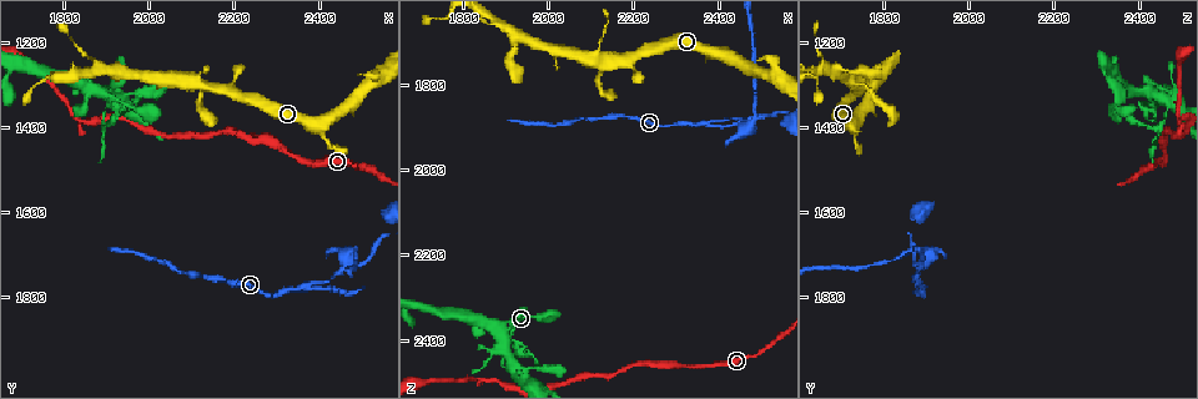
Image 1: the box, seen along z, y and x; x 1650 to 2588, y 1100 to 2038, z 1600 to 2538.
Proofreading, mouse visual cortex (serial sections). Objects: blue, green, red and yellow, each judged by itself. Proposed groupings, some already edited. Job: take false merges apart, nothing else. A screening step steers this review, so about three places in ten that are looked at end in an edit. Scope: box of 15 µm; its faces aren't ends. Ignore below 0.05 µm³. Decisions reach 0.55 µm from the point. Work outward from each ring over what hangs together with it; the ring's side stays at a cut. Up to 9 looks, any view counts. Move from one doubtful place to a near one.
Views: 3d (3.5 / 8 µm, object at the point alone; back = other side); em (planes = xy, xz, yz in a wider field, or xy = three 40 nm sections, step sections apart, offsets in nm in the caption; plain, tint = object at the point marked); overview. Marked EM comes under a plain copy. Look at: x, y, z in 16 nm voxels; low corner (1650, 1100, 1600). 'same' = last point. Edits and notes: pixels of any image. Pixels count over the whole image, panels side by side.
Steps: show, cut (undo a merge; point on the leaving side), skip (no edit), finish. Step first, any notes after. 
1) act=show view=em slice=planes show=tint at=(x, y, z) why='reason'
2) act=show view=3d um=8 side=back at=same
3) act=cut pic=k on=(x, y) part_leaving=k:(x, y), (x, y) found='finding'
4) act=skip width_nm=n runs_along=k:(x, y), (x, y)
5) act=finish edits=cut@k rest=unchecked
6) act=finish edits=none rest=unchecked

act=show view=3d um=8 at=(2360, 1775, 1890) why='branch point'

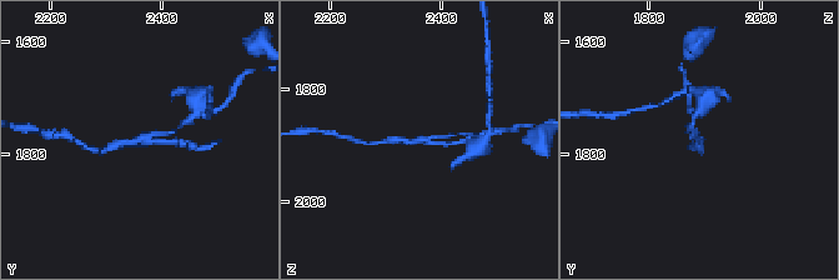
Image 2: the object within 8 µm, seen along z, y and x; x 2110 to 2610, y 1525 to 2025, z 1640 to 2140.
act=show view=3d um=3.5 at=(2360, 1775, 1895)

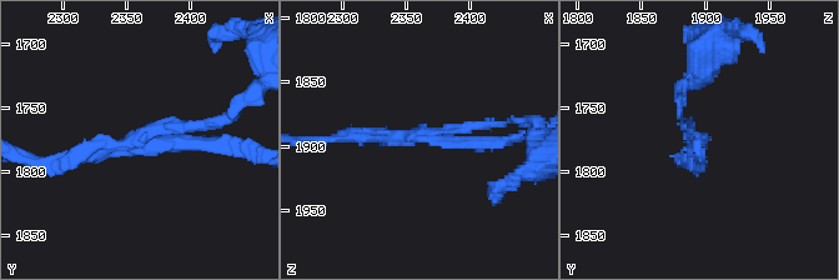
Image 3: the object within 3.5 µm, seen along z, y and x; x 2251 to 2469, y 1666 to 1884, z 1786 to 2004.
act=show view=em slice=xy step=5 show=tint at=(2360, 1774, 1892) why='now the EM'

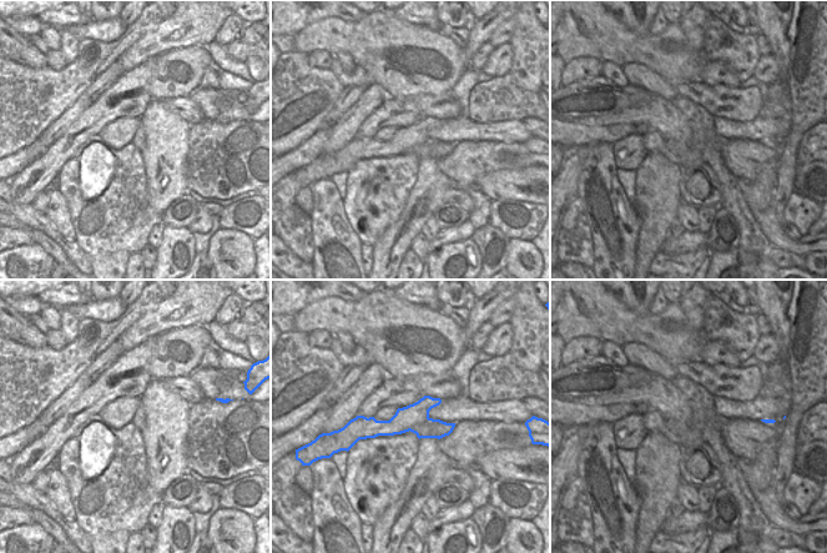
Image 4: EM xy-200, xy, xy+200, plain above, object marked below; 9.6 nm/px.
act=cut pic=3 on=(202, 125) found='two cells meet here'

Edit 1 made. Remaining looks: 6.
act=show view=overview why='redraw'

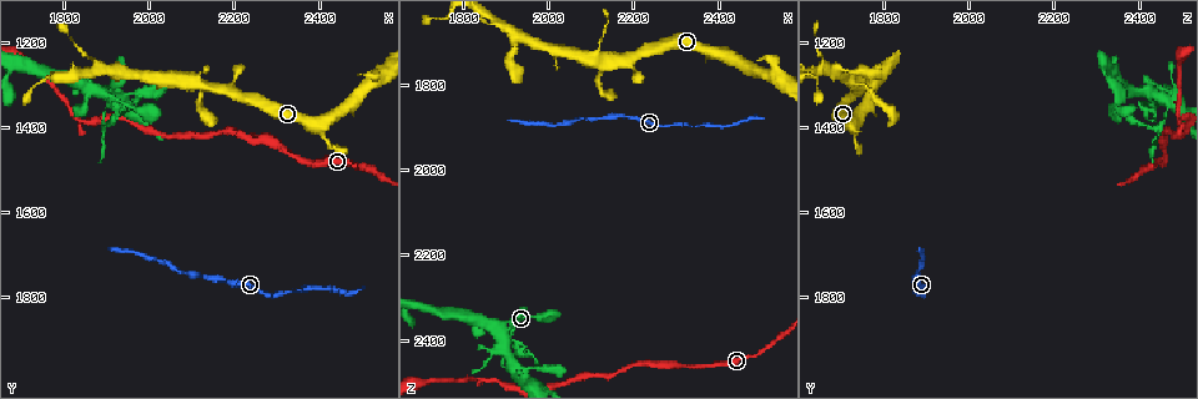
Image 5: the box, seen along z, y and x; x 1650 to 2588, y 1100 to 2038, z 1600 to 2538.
act=show view=3d um=3.5 side=back at=(2400, 1390, 1725) why='a fork'

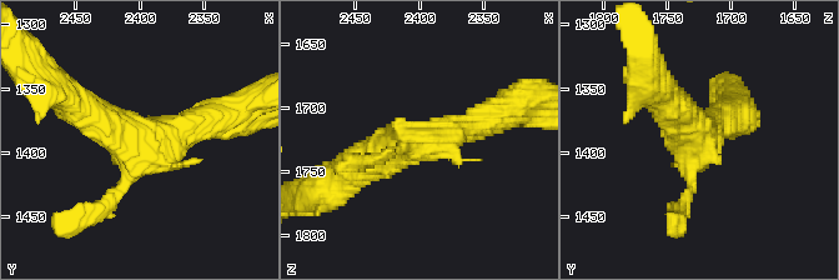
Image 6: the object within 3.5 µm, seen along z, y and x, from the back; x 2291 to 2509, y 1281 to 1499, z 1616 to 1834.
act=show view=em slice=xy step=1 show=tint at=(2396, 1386, 1722) why='now the EM'

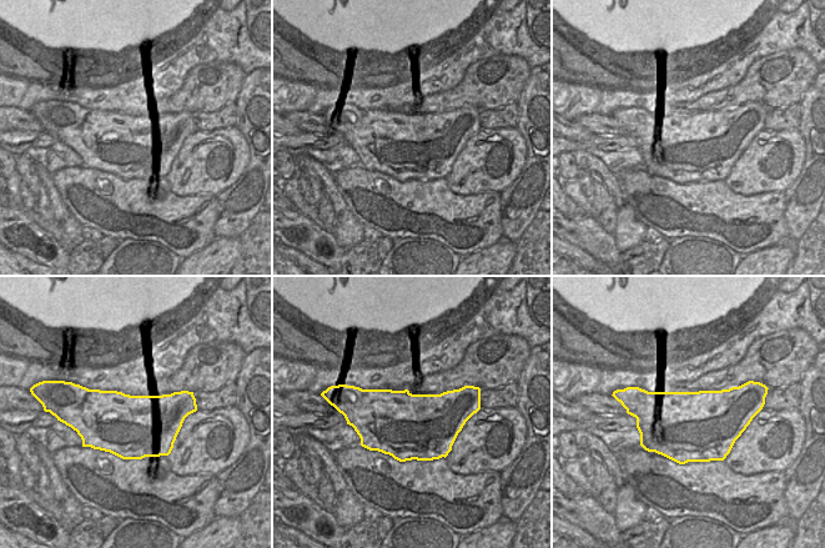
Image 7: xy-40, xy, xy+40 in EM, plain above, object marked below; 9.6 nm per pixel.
act=show view=em slice=xy step=3 show=tint at=same

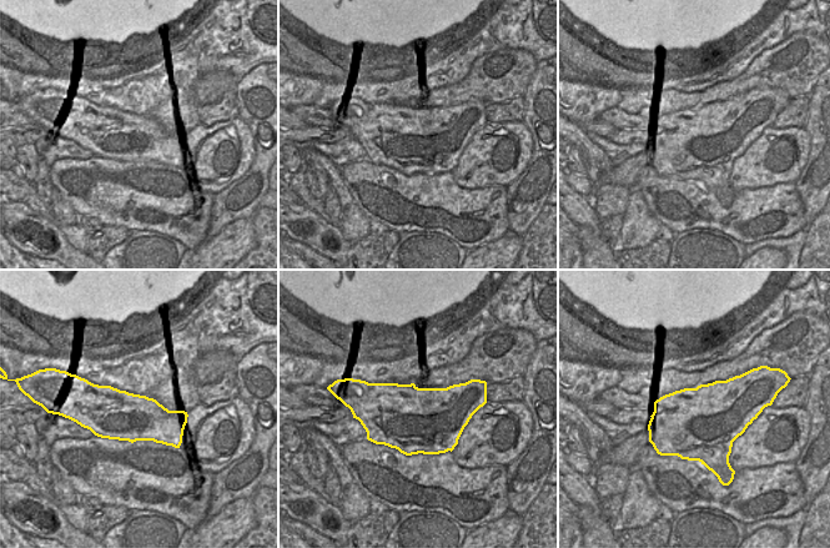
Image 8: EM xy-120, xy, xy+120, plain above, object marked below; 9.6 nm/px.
act=skip runs_along=6:(513, 106), (356, 166) found='continuous, no second cell'

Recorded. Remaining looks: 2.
act=show view=3d um=8 at=(1835, 1390, 2495) why='a narrow waist'

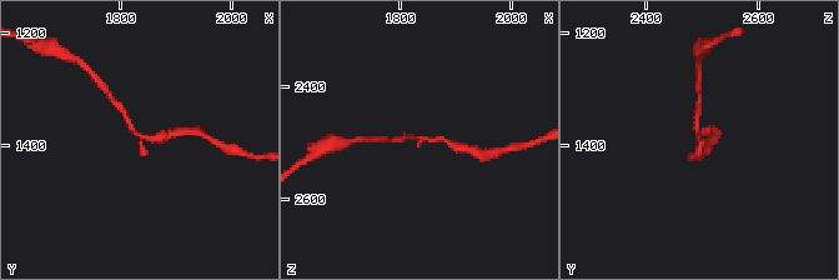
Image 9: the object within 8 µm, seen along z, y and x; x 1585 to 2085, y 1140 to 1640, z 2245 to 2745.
act=show view=em slice=xy step=3 show=tint at=(1835, 1385, 2490)

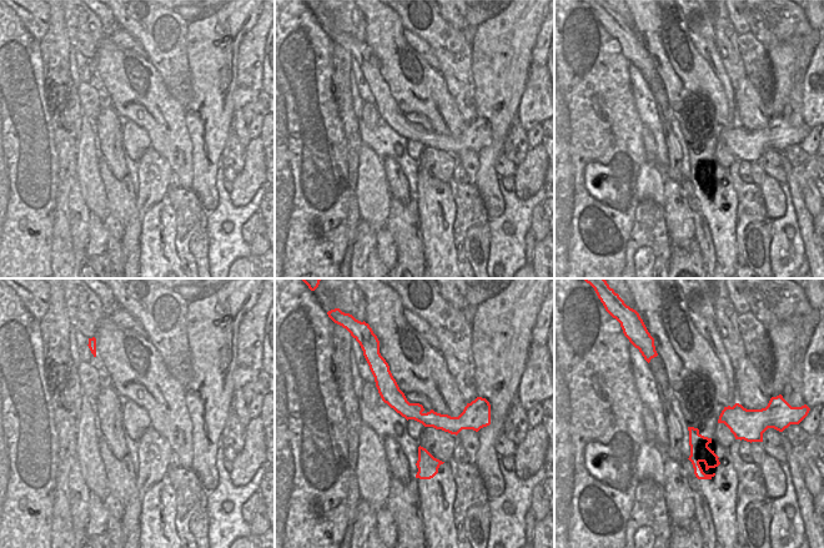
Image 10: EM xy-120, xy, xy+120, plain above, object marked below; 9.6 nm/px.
act=skip width_nm=170 runs_along=9:(174, 133), (139, 138), (120, 108) found='all the same cell'

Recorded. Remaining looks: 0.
act=finish edits=cut@3 rest=unchecked

